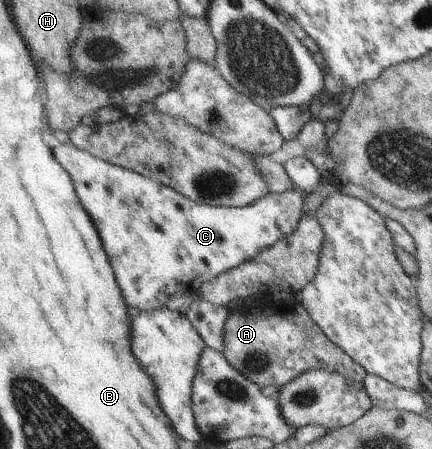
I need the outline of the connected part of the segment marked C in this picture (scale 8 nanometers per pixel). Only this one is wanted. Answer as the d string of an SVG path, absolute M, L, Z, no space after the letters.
M74 142L57 147L57 160L73 176L77 184L77 194L81 196L85 210L92 216L99 230L105 252L116 272L129 306L137 312L153 312L165 307L174 292L185 290L198 294L201 287L224 272L239 268L253 260L261 251L272 247L279 239L293 234L301 217L308 210L308 196L326 179L321 176L315 164L309 158L293 158L285 164L294 188L286 193L269 193L265 198L246 207L218 207L210 203L200 203L186 197L177 189L167 186L152 177L146 177L134 169L125 168L115 162L105 160L86 149L81 149Z

